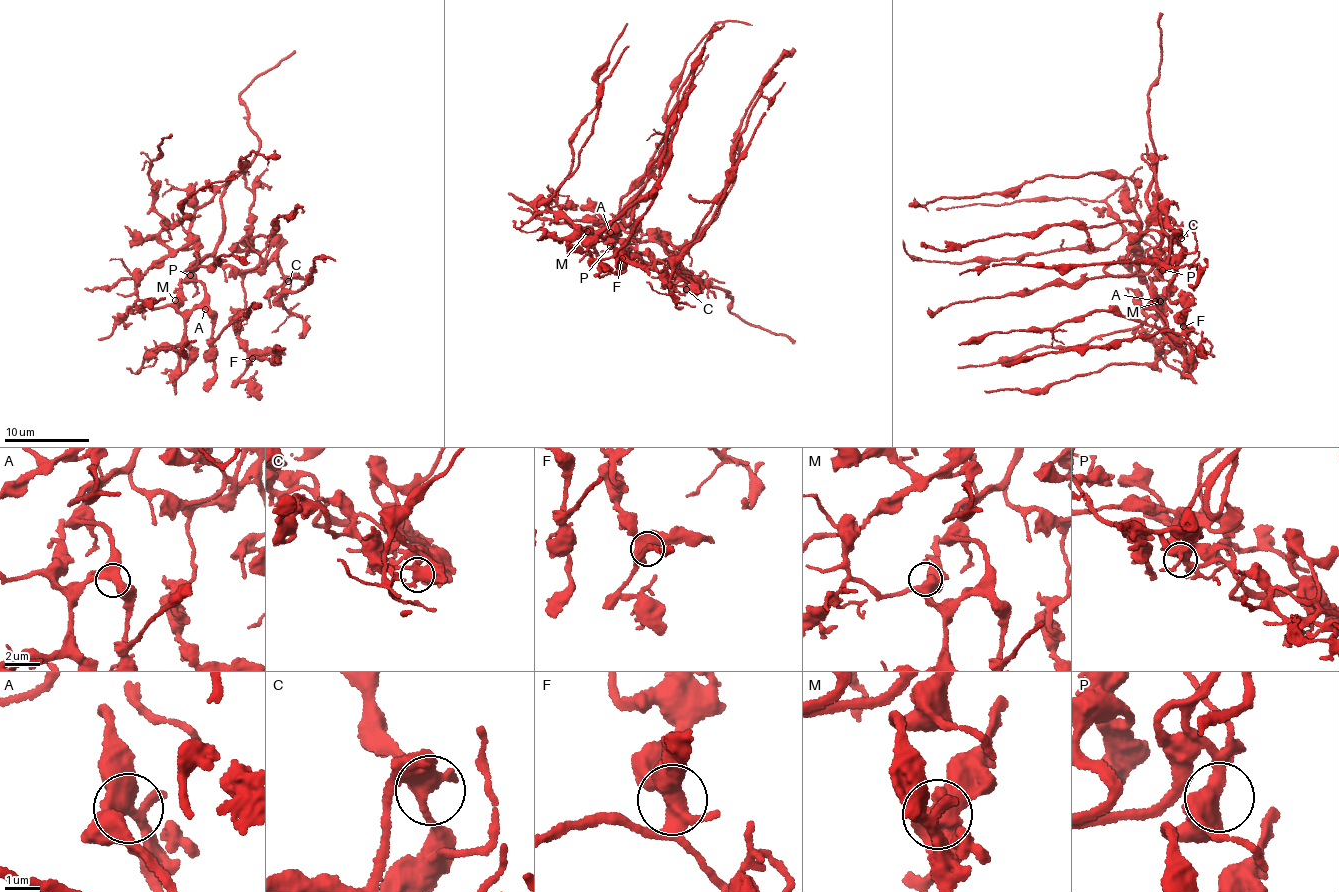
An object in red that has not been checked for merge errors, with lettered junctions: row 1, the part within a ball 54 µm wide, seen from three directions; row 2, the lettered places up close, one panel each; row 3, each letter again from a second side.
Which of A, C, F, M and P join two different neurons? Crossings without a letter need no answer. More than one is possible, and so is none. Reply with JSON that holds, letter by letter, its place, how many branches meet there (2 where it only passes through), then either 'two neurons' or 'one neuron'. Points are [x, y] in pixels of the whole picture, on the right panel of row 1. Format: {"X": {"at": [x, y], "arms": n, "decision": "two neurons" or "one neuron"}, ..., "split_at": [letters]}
{"A": {"at": [1155, 301], "arms": 3, "decision": "one neuron"}, "C": {"at": [1181, 238], "arms": 5, "decision": "one neuron"}, "F": {"at": [1183, 326], "arms": 5, "decision": "one neuron"}, "M": {"at": [1160, 301], "arms": 4, "decision": "one neuron"}, "P": {"at": [1162, 270], "arms": 3, "decision": "one neuron"}, "split_at": []}

